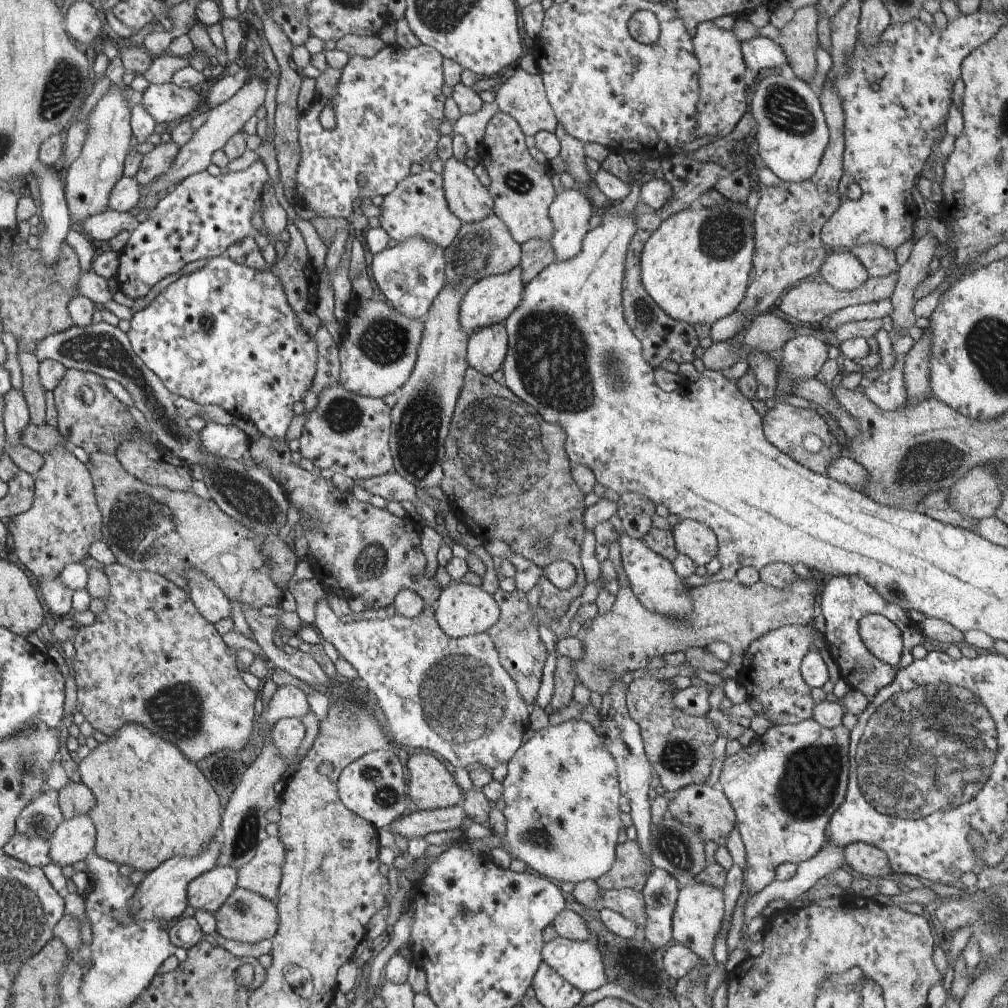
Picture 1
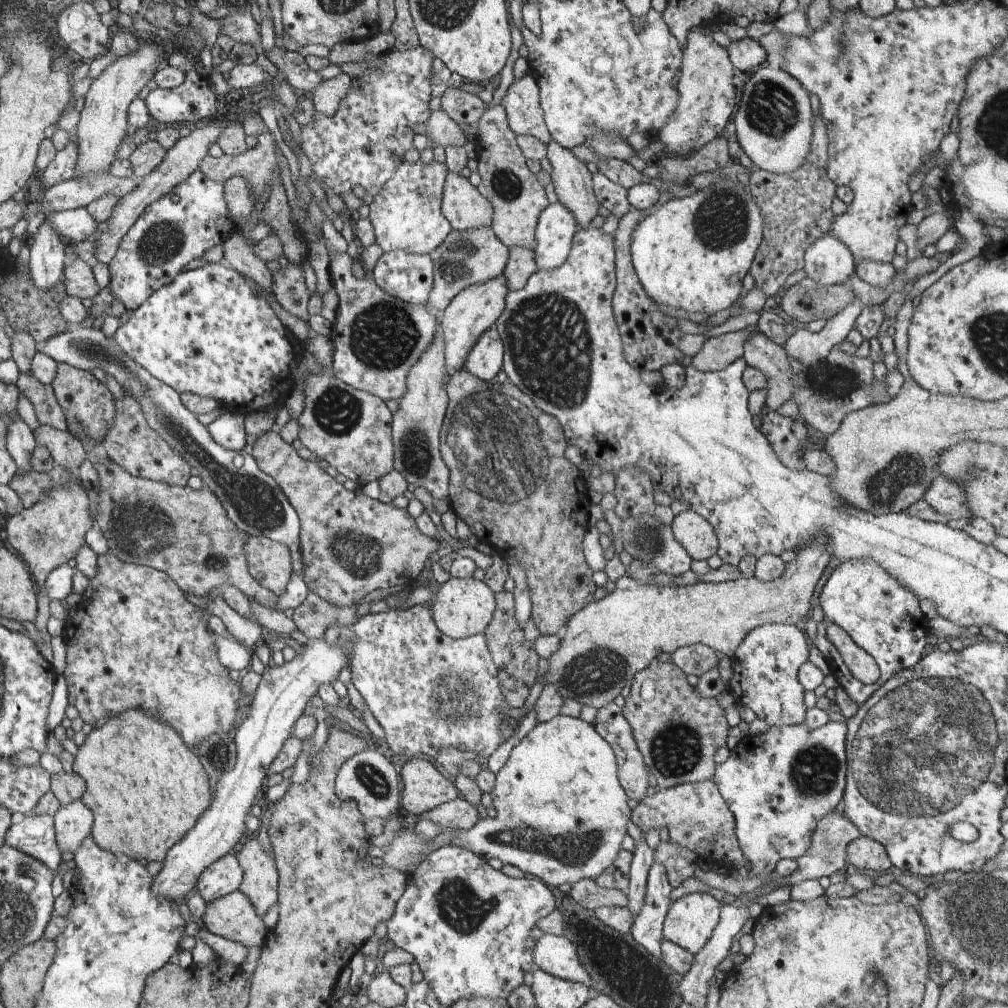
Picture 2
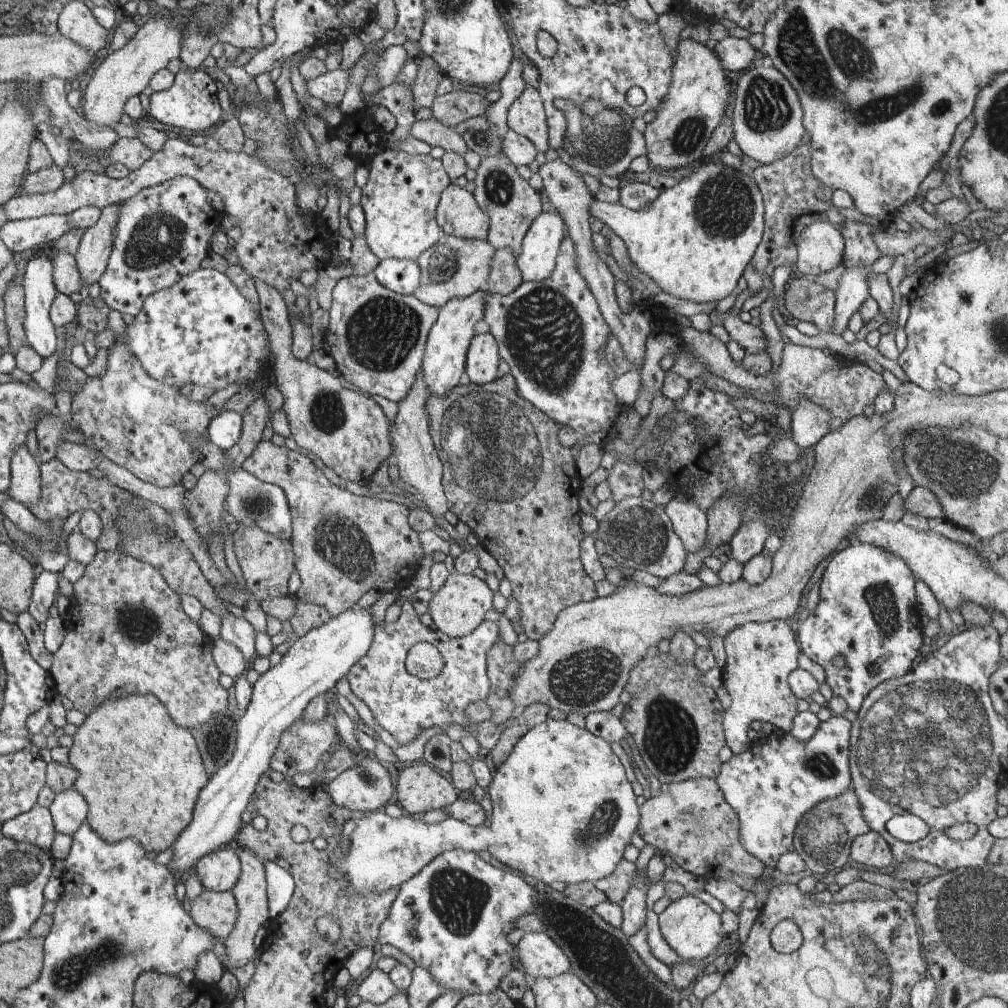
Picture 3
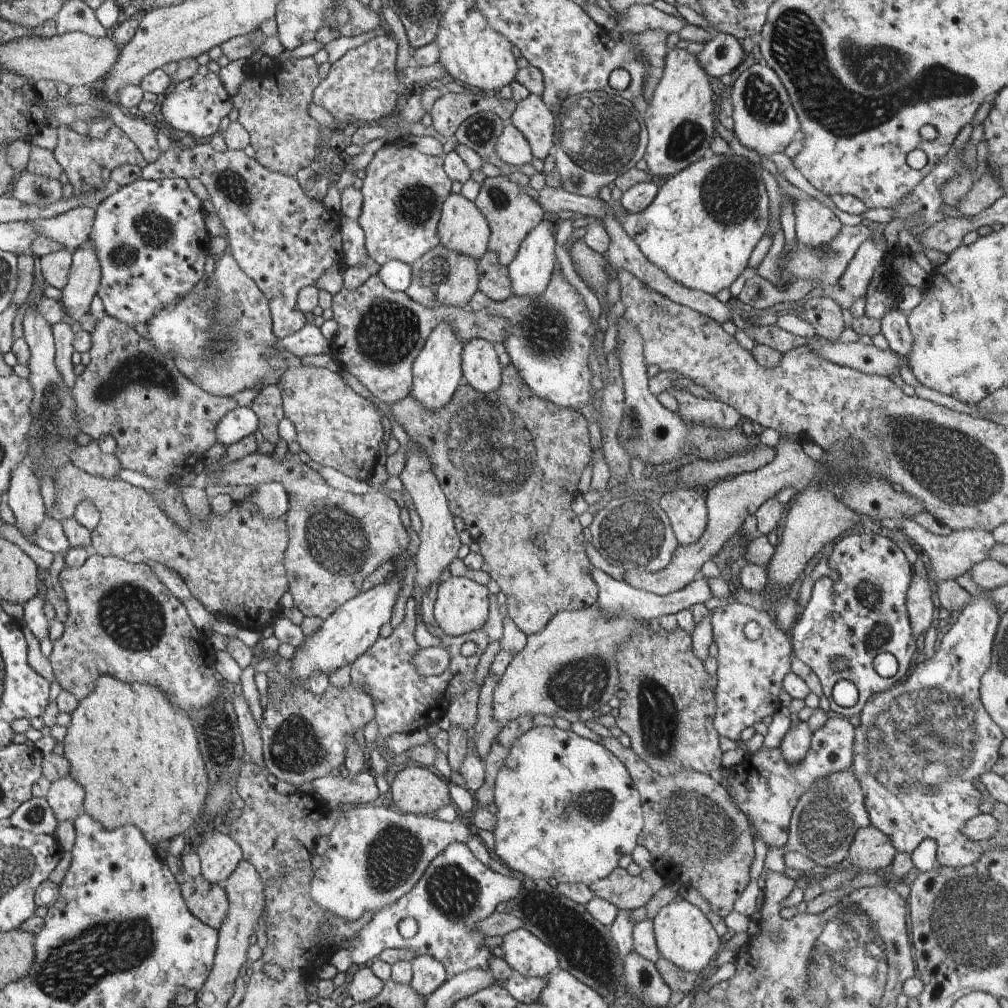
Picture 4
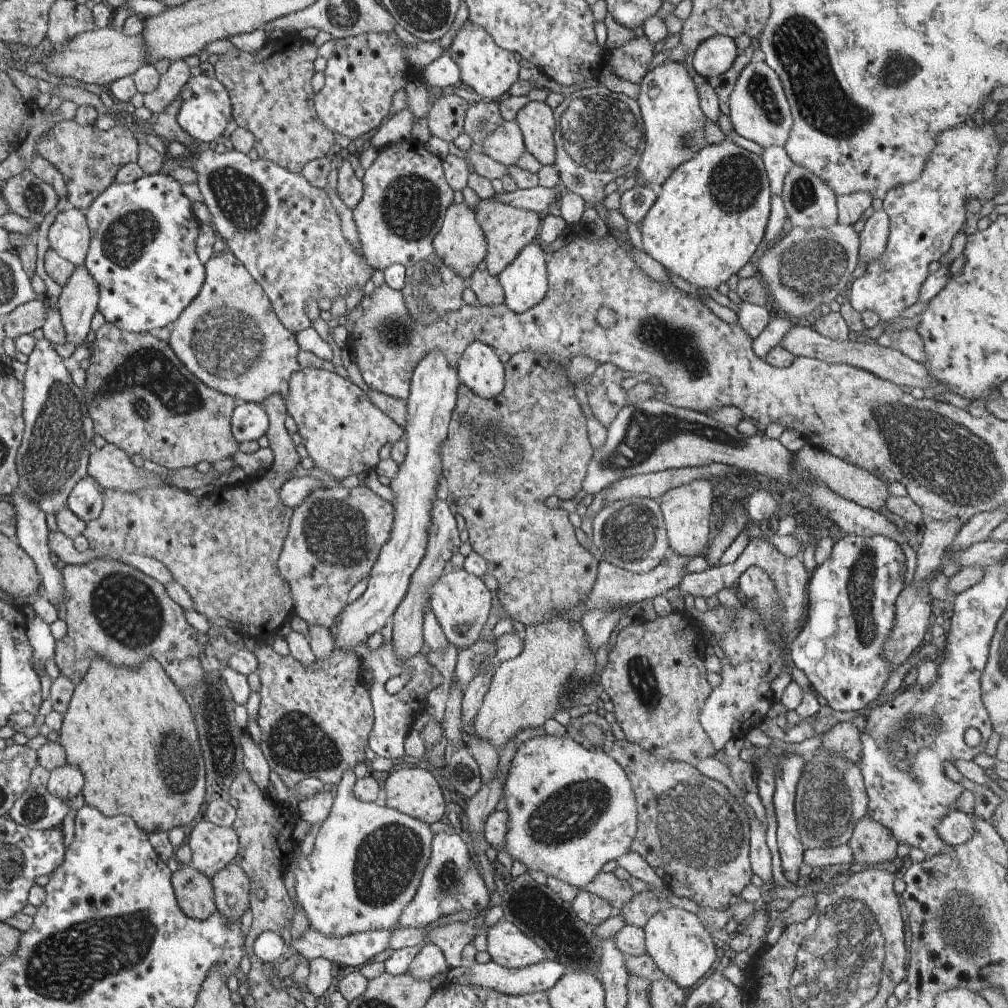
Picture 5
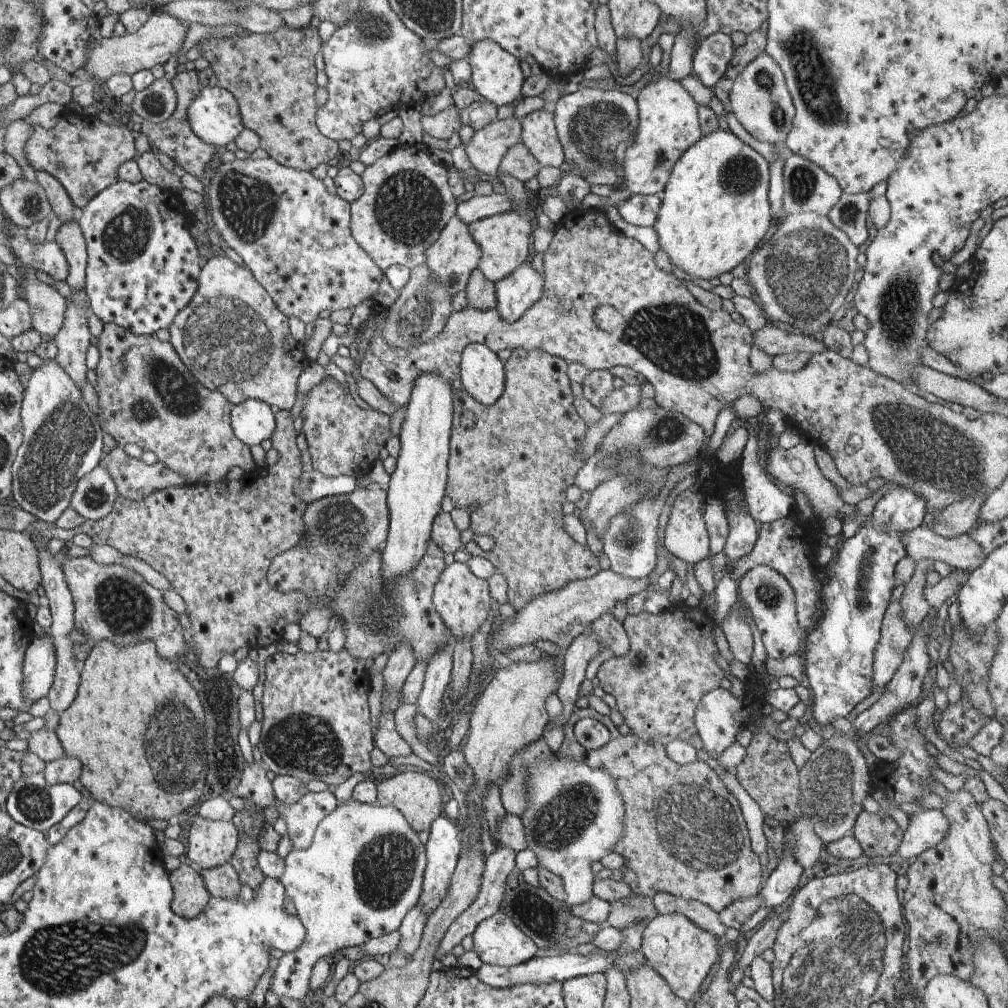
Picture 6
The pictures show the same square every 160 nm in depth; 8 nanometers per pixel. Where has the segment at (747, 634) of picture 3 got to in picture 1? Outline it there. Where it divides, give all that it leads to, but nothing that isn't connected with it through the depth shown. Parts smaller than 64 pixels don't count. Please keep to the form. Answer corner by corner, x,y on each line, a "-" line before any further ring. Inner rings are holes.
803,626
779,627
756,638
742,655
742,668
735,681
744,686
748,698
755,699
768,714
771,724
794,725
809,719
815,706
800,673
800,662
808,653
809,644
816,643
818,632

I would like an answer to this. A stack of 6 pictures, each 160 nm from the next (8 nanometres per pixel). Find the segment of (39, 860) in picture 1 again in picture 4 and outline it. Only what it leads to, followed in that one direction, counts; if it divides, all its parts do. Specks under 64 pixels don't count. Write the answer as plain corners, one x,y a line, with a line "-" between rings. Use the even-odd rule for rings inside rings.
32,796
9,816
11,827
34,835
53,834
57,823
47,801
41,797

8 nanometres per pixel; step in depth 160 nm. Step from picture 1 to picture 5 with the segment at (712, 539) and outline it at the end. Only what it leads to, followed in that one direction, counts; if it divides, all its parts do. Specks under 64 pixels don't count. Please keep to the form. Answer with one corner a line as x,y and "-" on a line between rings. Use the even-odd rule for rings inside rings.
697,479
686,485
669,489
659,497
658,501
668,538
669,552
690,558
703,555
707,548
711,519
710,506
713,503
711,482
707,479

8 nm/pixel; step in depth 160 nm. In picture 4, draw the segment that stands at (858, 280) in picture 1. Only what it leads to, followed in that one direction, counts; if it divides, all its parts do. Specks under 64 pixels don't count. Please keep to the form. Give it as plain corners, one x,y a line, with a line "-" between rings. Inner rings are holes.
817,199
792,202
794,214
795,247
820,249
839,232
842,224
827,206

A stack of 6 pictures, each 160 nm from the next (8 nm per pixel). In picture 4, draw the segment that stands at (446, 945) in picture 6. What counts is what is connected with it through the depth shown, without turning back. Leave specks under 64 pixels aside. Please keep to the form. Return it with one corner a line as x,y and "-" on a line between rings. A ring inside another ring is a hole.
419,955
410,963
412,977
409,985
423,997
433,993
447,979
442,963
429,955

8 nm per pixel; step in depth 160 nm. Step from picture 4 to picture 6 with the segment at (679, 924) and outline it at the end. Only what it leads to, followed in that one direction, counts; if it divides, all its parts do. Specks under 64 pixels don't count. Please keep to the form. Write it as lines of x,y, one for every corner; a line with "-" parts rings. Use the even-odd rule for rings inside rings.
669,913
657,914
652,920
646,921
639,951
651,969
663,978
671,993
686,1002
695,998
709,969
718,962
722,945
713,934
698,928
695,922
681,914

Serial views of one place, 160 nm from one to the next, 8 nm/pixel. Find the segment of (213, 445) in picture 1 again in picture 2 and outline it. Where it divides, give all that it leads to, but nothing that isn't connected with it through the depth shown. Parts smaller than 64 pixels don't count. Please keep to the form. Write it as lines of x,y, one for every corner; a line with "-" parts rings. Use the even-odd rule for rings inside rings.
228,409
228,412
208,424
206,429
211,438
227,450
240,451
246,445
244,415
241,412

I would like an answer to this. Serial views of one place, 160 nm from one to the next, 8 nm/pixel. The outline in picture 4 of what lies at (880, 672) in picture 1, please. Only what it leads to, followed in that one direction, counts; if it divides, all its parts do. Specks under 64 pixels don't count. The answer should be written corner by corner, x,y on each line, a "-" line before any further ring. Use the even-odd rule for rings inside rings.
875,530
872,533
859,533
841,538
839,542
831,544
831,550
826,557
829,572
827,576
817,579
812,585
810,598
803,609
797,612
797,618
791,628
789,637
792,652
803,664
807,664
817,676
822,694
828,700
830,713
846,717
859,714
865,702
872,694
882,693
898,680
903,678
911,656
915,649
915,639
906,613
905,595
913,573
903,552
885,536
879,535
-
878,652
891,653
897,659
897,672
889,678
879,678
873,670
873,659
-
841,656
847,660
847,670
841,672
833,671
830,668
833,658
-
837,680
849,680
855,685
858,692
858,699
852,707
840,707
833,704
831,700
831,689

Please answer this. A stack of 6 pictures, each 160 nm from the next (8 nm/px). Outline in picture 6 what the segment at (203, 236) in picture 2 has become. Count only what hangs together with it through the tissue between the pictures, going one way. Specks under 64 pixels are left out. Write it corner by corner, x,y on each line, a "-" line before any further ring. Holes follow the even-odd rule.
117,180
114,185
107,186
102,192
91,198
86,206
76,214
77,226
83,236
86,250
86,268
84,280
84,293
89,304
90,314
94,314
102,323
115,324
121,326
124,330
129,330
135,335
154,335
159,328
168,329
174,318
193,300
195,288
198,288
199,275
199,254
195,248
195,242
191,240
187,226
185,226
185,216
181,216
179,212
171,210
165,206
165,202
159,198
159,190
155,186
151,186
145,180
139,180
135,184

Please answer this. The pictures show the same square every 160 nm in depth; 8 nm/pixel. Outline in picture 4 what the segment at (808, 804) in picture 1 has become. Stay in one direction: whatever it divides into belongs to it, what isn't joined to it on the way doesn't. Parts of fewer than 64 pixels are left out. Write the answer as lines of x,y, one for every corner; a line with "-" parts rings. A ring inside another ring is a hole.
829,713
828,719
810,736
810,745
798,763
789,764
779,747
759,749
755,756
755,772
751,774
749,764
739,763
725,767
724,781
728,794
741,812
744,812
749,826
755,828
757,836
766,848
781,848
787,840
787,825
793,808
805,792
811,793
815,784
831,773
846,771
852,763
854,728
846,717

